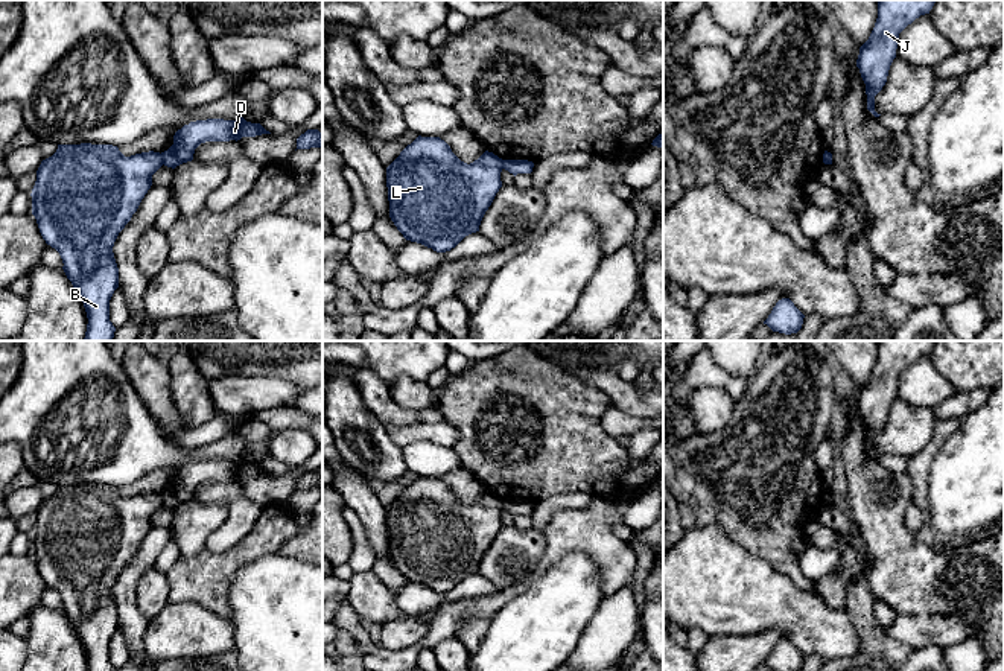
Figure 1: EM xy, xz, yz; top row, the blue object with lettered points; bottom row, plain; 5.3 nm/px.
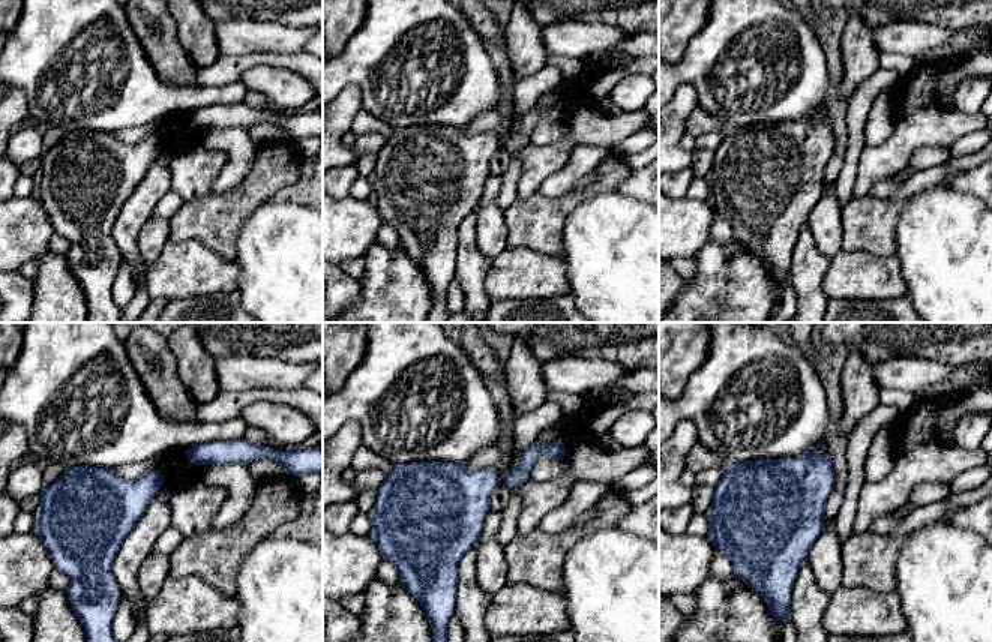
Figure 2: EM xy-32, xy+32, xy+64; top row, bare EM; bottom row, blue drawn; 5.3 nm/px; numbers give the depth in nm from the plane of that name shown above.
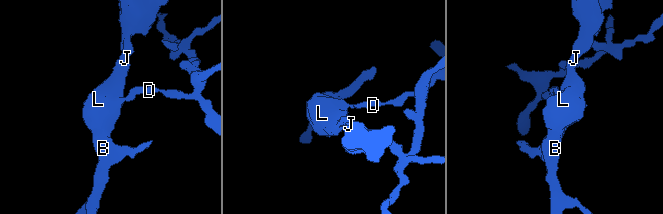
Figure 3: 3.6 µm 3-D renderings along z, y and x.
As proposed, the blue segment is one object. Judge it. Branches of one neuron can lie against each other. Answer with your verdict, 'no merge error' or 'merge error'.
merge error

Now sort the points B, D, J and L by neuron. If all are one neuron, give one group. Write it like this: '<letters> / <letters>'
B J L / D

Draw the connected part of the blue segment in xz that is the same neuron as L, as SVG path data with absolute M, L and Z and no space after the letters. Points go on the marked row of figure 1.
M418 135L411 145L408 145L400 155L386 167L386 187L388 187L388 201L389 201L389 218L403 234L406 240L421 243L427 248L432 248L437 253L446 253L455 248L465 236L479 231L481 221L491 205L496 193L502 187L500 172L504 169L504 160L494 155L493 152L485 151L478 160L467 164L461 161L450 149L450 146L440 137L421 137Z

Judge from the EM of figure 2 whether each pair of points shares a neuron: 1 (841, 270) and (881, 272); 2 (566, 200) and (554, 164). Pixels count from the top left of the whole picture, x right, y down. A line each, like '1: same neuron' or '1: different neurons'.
1: same neuron
2: different neurons

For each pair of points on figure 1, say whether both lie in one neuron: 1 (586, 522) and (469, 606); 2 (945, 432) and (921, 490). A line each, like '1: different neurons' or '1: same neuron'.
1: same neuron
2: same neuron

